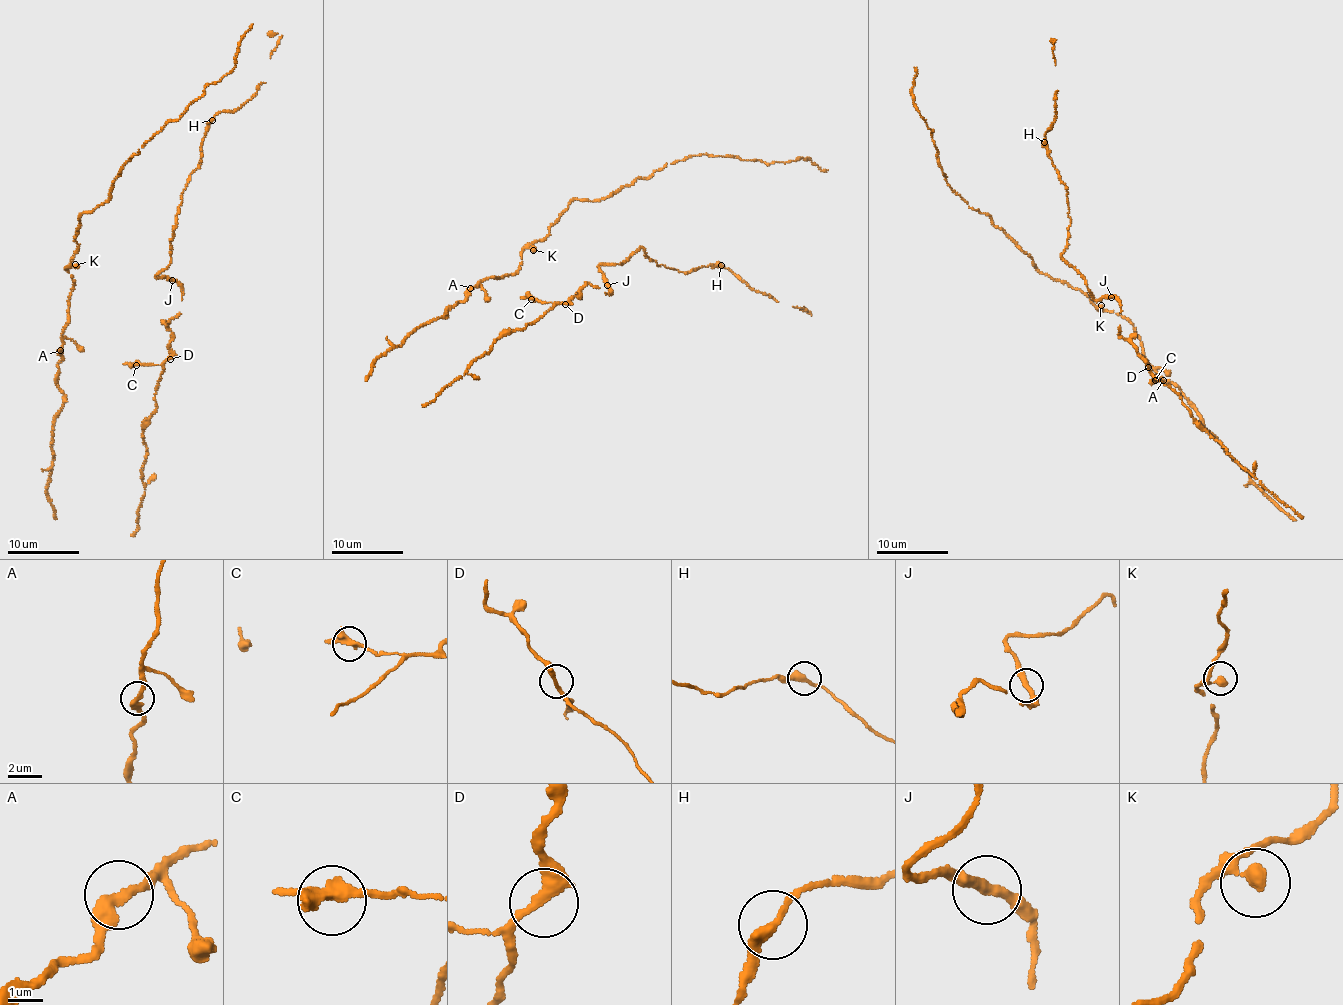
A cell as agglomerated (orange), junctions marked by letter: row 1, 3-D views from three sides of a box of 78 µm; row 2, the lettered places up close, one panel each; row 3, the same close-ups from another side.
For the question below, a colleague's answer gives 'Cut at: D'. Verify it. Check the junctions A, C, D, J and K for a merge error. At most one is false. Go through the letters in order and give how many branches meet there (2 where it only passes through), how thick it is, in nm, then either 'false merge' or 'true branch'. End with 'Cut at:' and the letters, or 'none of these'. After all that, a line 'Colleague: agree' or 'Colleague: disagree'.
A: 2 branches meet; 320 nm thick; true branch
C: 2 branches meet; 320 nm thick; true branch
D: 2 branches meet; 300 nm thick; true branch
J: 2 branches meet; 320 nm thick; true branch
K: 2 branches meet; 320 nm thick; true branch
Cut at: none of these
Colleague: disagree

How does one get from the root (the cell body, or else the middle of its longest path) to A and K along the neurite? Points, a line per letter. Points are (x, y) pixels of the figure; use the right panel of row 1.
A: (1168, 375), (1160, 367), (1157, 368), (1156, 372), (1163, 380)
K: (1168, 375), (1147, 361), (1135, 327), (1101, 305)

